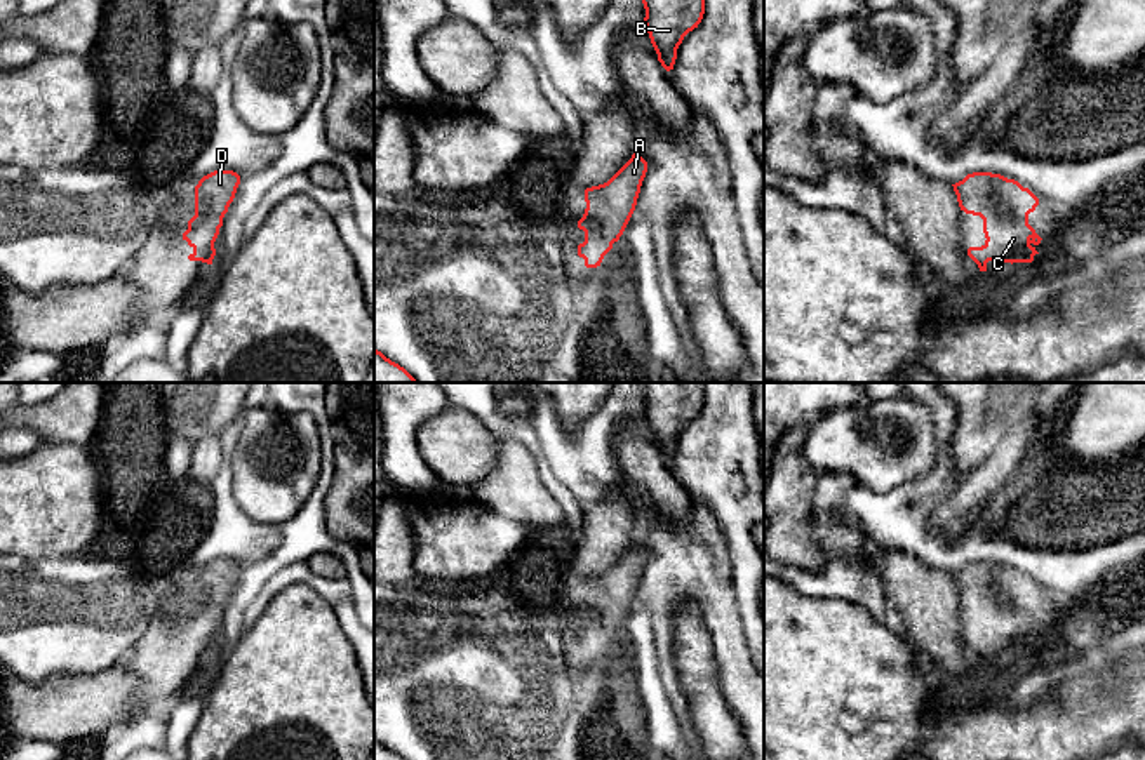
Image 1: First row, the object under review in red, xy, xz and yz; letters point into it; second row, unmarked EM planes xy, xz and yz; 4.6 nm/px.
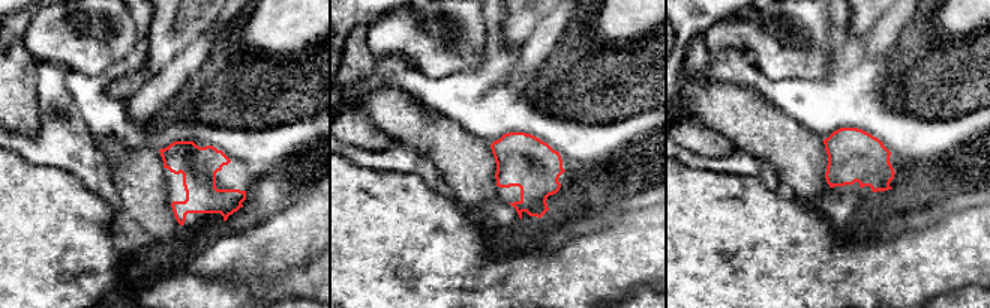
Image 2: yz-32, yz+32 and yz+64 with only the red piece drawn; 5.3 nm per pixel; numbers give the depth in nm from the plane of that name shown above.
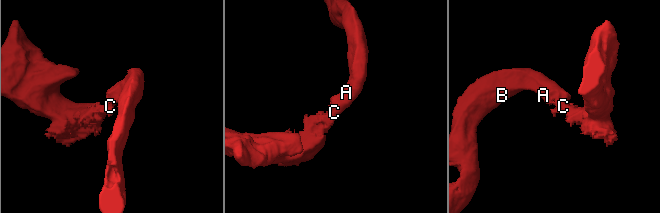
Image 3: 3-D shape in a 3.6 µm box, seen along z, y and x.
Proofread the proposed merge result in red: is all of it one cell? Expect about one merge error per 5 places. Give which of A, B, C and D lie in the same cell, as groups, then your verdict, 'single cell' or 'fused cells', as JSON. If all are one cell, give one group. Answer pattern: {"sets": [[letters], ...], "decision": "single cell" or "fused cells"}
{"sets": [["A", "B", "C", "D"]], "decision": "single cell"}

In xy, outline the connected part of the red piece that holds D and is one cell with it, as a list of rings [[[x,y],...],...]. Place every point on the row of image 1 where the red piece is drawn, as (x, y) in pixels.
[[[214,170],[195,186],[195,216],[188,221],[183,240],[193,249],[190,261],[212,264],[214,242],[223,226],[223,217],[235,198],[240,176],[233,170]]]

